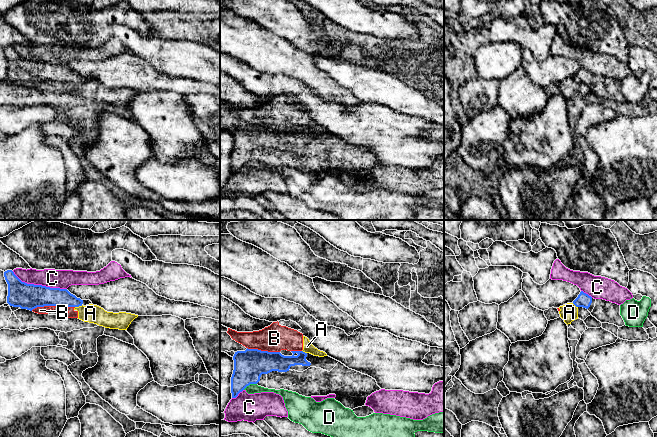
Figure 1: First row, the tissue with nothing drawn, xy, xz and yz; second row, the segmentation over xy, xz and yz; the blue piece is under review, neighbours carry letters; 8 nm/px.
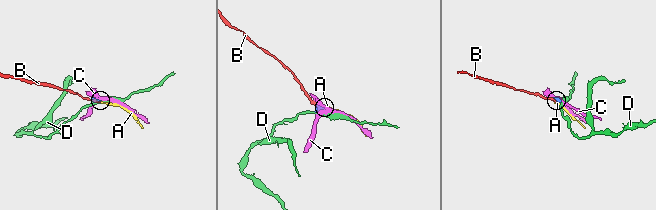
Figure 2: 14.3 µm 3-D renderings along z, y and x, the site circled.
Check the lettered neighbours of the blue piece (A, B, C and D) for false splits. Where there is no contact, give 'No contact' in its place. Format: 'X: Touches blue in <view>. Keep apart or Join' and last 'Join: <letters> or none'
A: Touches blue in xy. Keep apart
B: Touches blue in xz. Keep apart
C: Touches blue in xy. Keep apart
D: Touches blue in xz. Keep apart
Join: none

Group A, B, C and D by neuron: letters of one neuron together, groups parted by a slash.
A B / C / D

